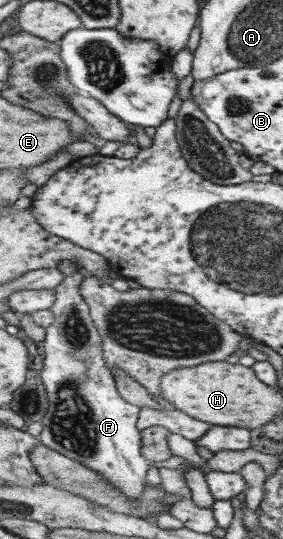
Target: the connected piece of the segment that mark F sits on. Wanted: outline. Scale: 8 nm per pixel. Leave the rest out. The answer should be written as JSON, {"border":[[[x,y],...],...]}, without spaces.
{"border":[[[82,270],[76,271],[74,275],[65,277],[65,280],[56,288],[56,303],[51,307],[55,313],[56,319],[50,327],[47,328],[46,338],[42,345],[45,349],[44,375],[42,381],[47,393],[50,395],[50,407],[48,415],[42,421],[43,429],[39,435],[42,444],[59,451],[74,461],[82,463],[92,472],[98,473],[104,477],[104,480],[124,491],[128,497],[128,505],[132,509],[140,507],[140,497],[144,495],[148,487],[148,469],[150,467],[167,468],[176,471],[185,471],[185,460],[182,457],[173,455],[170,459],[161,462],[149,461],[142,454],[142,430],[138,428],[140,419],[140,407],[128,403],[116,387],[114,375],[111,367],[108,366],[107,359],[104,358],[103,335],[100,334],[99,327],[96,326],[92,318],[90,304],[84,300],[80,285],[85,279]]]}

